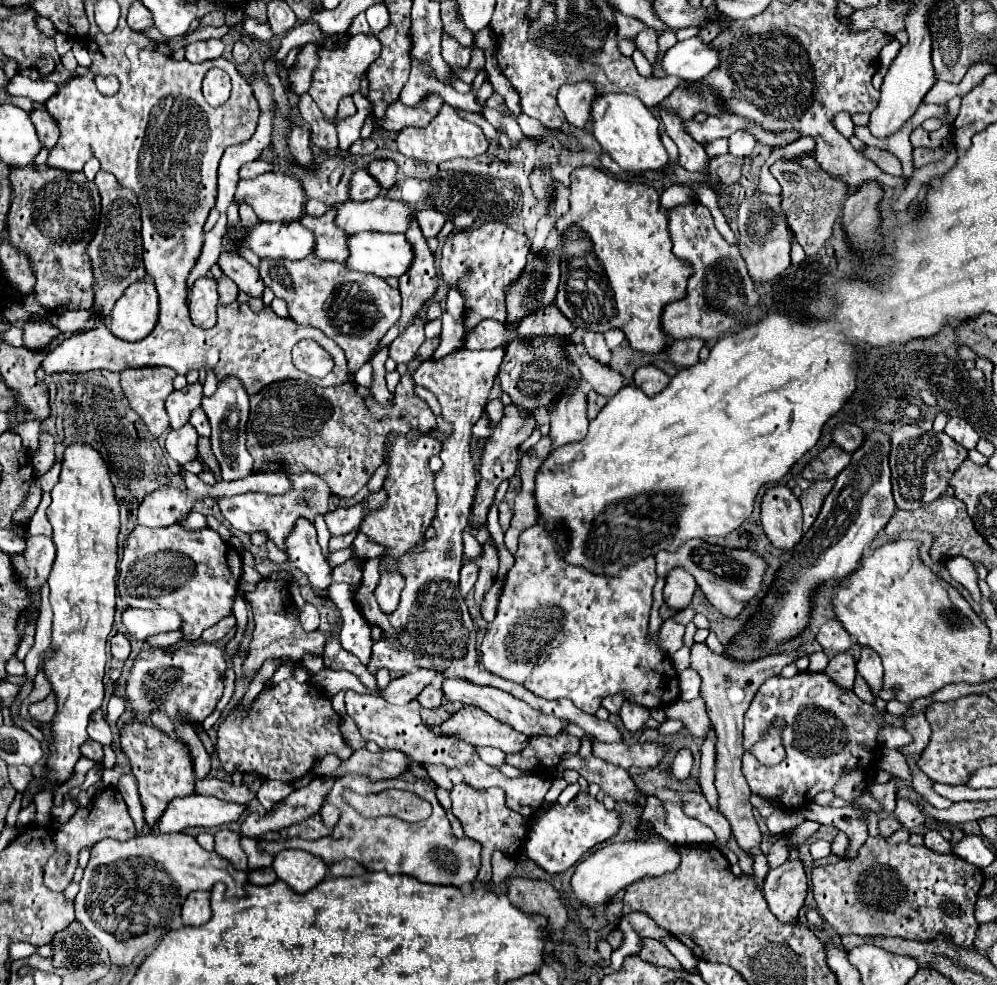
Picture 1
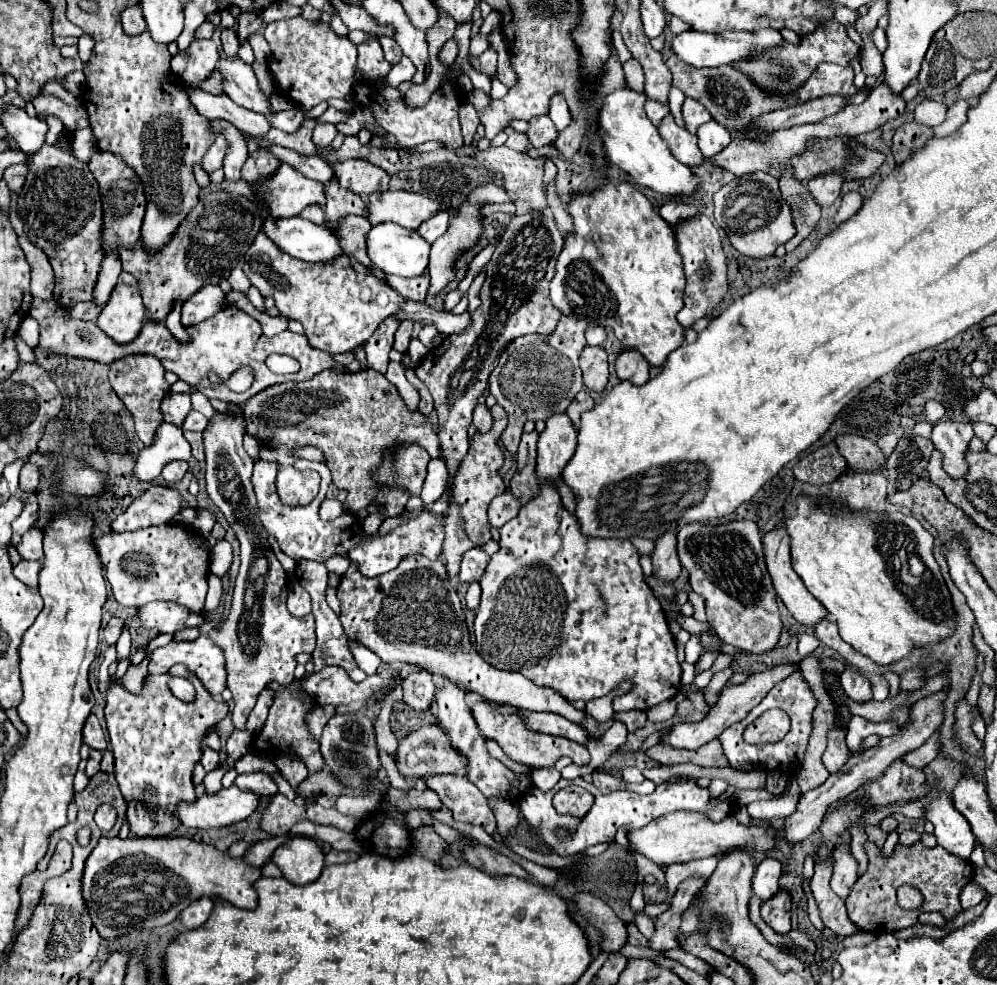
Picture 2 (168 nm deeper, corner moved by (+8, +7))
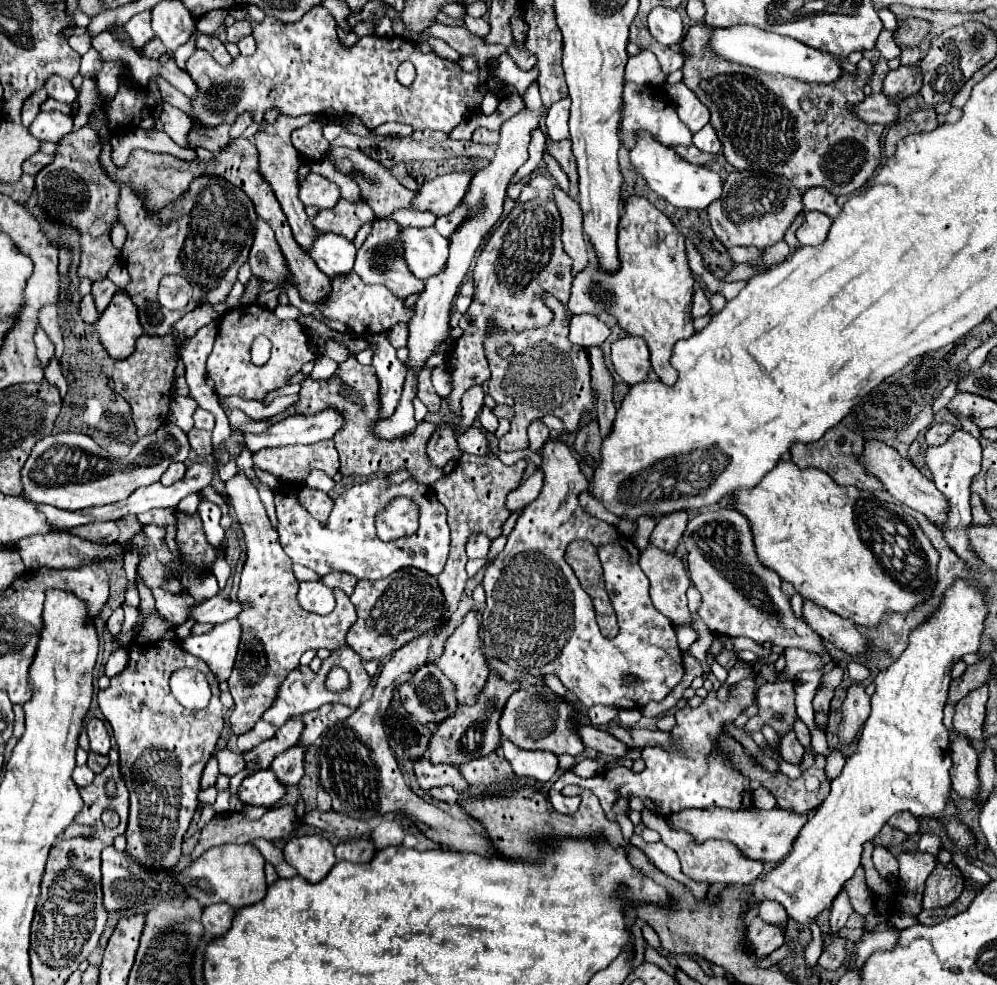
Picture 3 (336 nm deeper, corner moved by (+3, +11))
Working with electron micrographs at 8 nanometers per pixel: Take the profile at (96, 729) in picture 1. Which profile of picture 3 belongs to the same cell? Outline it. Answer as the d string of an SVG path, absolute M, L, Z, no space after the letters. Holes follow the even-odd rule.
M89 718L87 724L85 724L85 730L89 734L89 748L91 748L91 752L107 756L111 746L109 746L109 734L107 734L105 724L99 718Z

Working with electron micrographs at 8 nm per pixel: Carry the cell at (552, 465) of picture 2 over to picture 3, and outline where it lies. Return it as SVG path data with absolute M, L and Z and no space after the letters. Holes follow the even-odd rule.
M549 440L541 452L543 464L539 470L545 474L543 490L537 500L525 506L521 518L507 538L505 550L493 560L483 578L483 588L487 594L487 608L483 612L483 646L491 650L497 660L513 666L515 670L525 670L533 676L555 674L585 708L595 704L607 704L615 708L643 708L651 700L661 702L681 682L683 654L677 646L671 620L651 604L649 580L639 566L639 550L633 540L625 538L615 526L589 516L581 508L579 494L589 488L589 482L581 474L573 450L563 442ZM573 540L589 540L599 548L605 590L619 622L619 634L615 638L605 638L599 632L593 602L563 558L567 544ZM627 676L633 676L637 682L625 684Z

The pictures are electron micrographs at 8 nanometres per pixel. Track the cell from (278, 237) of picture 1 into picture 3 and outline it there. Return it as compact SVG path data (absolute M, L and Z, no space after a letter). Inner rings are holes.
M321 234L317 236L315 246L309 254L321 272L325 272L329 278L339 278L353 272L355 252L357 248L353 242L337 234Z

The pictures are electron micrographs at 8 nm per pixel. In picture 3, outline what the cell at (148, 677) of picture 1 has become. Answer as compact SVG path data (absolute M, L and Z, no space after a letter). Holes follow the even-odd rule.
M229 620L217 624L207 634L189 636L185 640L185 650L205 660L211 672L217 676L217 680L223 682L231 676L239 642L241 642L241 624L239 620Z

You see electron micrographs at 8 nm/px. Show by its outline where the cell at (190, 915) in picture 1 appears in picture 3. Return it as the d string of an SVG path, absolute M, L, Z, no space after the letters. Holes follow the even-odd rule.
M213 904L203 910L201 922L203 922L205 930L213 938L217 938L217 936L223 936L231 928L233 916L235 916L235 908L229 908L227 904Z

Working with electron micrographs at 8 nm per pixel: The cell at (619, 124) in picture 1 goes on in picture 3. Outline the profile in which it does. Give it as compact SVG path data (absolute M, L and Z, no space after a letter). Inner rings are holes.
M649 134L637 136L637 146L629 150L629 160L631 160L631 168L647 180L651 190L677 208L707 210L721 196L723 180L717 172L709 170L707 166L695 166L685 162L673 152L673 148L655 142Z

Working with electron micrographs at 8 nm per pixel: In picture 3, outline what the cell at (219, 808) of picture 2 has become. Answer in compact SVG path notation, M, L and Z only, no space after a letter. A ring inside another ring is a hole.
M259 770L257 774L243 780L239 788L239 800L249 806L271 808L287 794L287 786L277 780L271 770Z

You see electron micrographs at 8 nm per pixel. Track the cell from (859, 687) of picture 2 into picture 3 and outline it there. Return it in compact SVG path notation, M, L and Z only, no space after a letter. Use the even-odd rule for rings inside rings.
M853 684L849 690L847 690L847 698L843 702L843 708L841 708L841 722L839 722L839 744L841 748L845 748L847 744L851 744L861 726L865 724L865 718L869 716L869 696L865 694L865 688L861 684Z

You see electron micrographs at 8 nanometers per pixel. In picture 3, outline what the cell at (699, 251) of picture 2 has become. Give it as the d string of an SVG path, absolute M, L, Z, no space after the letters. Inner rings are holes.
M697 290L695 296L693 296L693 318L699 318L699 316L705 316L711 312L711 304L709 304L709 298L705 296L703 290Z

